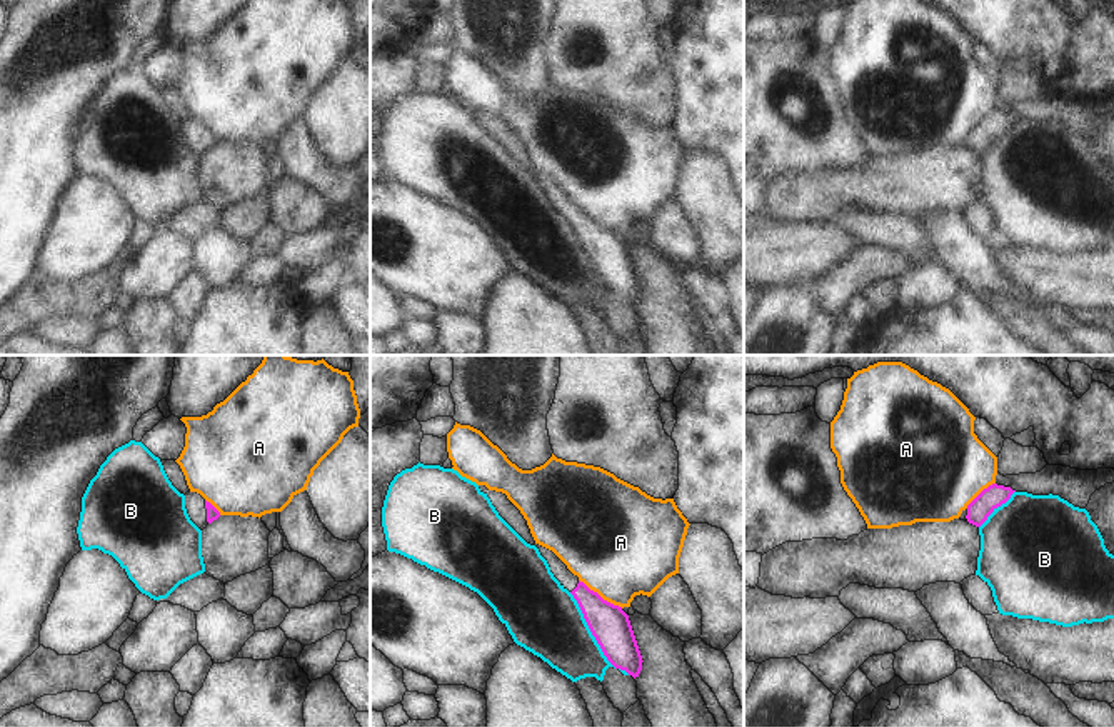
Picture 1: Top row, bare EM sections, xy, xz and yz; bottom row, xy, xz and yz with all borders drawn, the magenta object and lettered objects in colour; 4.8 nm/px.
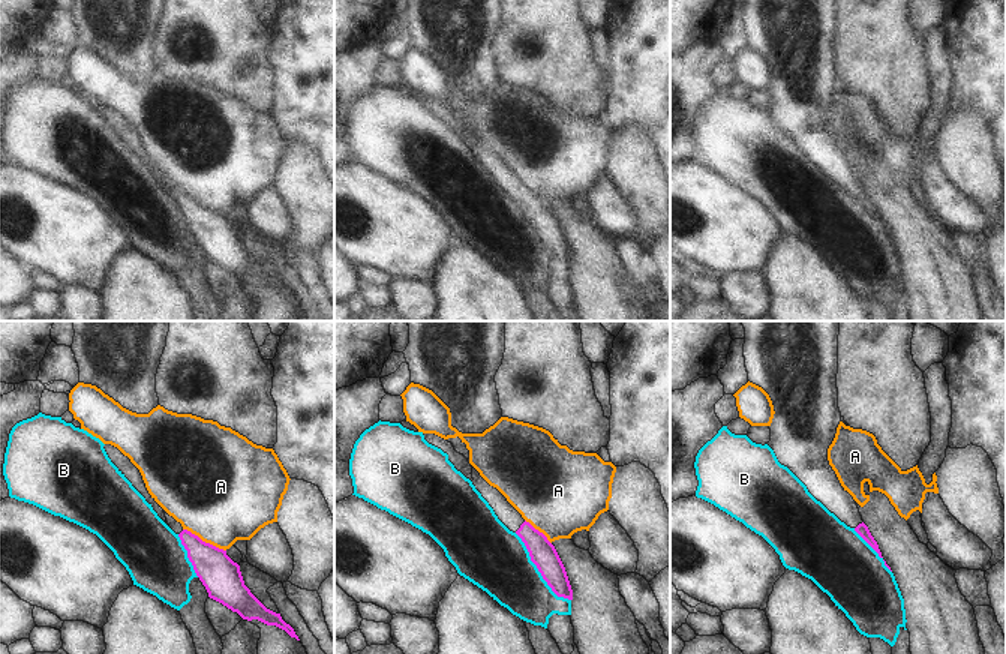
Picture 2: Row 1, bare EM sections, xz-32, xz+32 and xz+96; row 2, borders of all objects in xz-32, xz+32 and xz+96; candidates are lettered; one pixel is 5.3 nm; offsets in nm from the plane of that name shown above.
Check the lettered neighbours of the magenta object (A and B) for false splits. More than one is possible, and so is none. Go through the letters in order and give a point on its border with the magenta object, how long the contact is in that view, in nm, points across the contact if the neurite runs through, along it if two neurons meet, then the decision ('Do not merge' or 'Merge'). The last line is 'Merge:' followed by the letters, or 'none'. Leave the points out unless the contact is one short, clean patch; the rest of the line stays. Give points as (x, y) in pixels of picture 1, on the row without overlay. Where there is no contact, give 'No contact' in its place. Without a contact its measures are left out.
A: Touches magenta at xz (599, 222). Shared border 260 nm. Boundary: xz (579, 205), (604, 225), (622, 234). Do not merge
B: Touches magenta at xz (591, 257). Shared border 440 nm. Boundary: xz (569, 219), (602, 280), (616, 294). Do not merge
Merge: none

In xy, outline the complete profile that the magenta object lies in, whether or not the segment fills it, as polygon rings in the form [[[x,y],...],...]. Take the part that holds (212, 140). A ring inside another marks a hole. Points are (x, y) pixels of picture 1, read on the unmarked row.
[[[197,118],[185,120],[185,135],[200,157],[220,143],[220,138]]]

